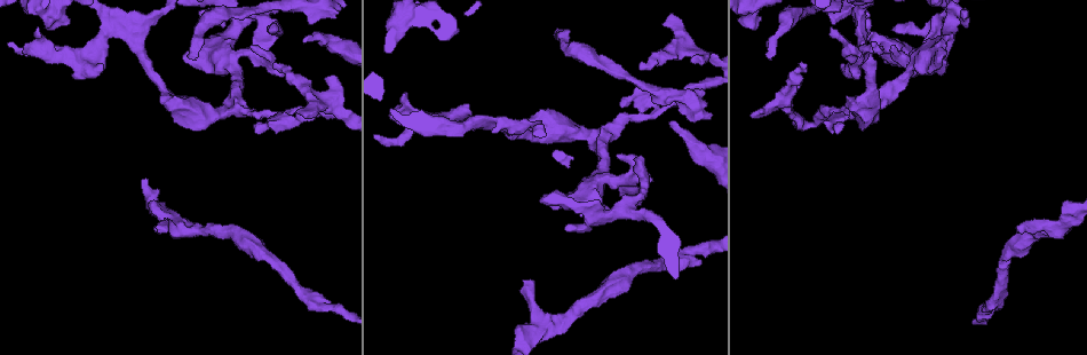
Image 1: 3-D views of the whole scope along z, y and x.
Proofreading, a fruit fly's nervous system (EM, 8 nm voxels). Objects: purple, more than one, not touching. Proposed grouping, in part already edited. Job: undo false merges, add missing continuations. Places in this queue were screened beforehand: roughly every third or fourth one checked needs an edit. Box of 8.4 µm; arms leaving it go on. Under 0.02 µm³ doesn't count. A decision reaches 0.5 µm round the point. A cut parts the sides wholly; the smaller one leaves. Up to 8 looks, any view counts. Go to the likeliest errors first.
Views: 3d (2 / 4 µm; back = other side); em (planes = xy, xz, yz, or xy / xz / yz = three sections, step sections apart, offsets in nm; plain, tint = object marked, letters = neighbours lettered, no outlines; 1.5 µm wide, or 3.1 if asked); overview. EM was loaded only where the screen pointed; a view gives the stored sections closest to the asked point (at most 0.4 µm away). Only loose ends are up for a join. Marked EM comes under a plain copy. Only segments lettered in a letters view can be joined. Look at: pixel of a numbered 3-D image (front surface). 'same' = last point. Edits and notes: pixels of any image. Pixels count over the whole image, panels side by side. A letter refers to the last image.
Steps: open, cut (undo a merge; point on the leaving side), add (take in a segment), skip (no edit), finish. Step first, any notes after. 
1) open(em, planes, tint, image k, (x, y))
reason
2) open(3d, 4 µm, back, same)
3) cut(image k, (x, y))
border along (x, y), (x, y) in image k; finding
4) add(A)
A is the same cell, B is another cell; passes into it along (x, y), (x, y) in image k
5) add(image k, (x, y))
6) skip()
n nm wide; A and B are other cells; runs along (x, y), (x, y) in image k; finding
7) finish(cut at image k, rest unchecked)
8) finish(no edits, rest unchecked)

open(em, planes, letters, image 1, (670, 124))
free end

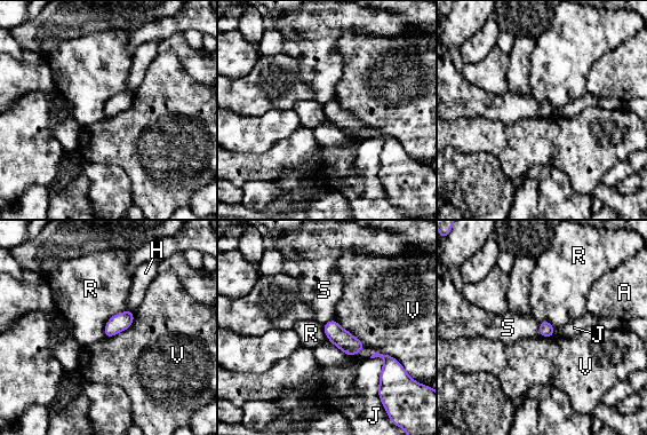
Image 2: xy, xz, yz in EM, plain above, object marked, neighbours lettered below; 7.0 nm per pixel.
skip()
A, H, J, R, S and V are other cells; border along (127, 309), (108, 321), (104, 335) in image 2; no lettered segment goes on from it

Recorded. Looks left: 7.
open(3d, 2 µm, image 1, (189, 58))
an open end

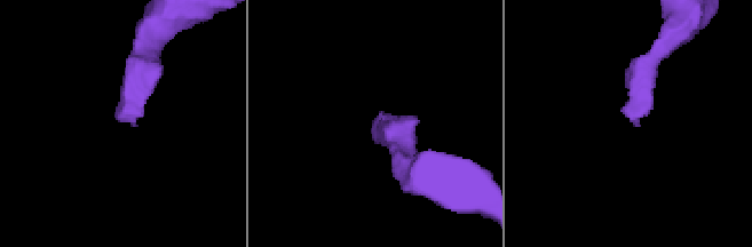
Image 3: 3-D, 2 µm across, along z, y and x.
open(em, xz, step 4, letters, image 3, (634, 121))
shape alone is not enough

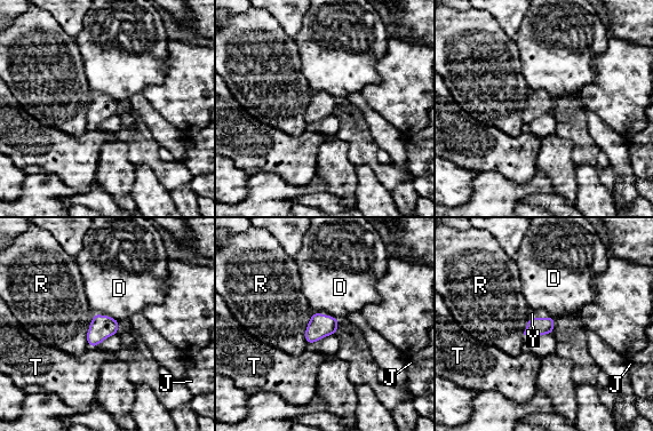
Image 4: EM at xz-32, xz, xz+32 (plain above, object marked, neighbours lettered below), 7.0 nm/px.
open(em, planes, letters, same)

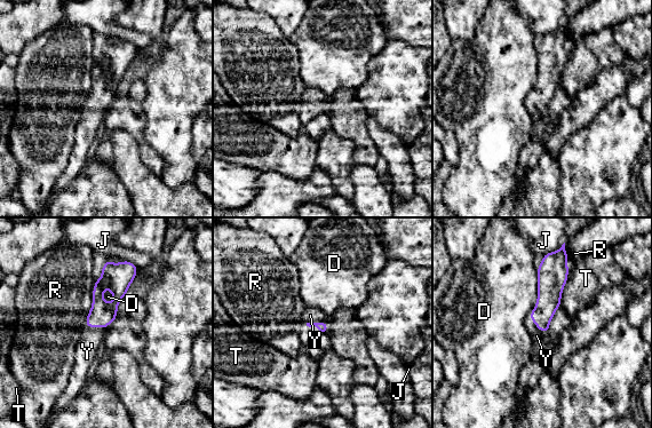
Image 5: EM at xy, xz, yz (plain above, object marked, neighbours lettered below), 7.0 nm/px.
add(Y)
Y is the same cell, D, J, R and T are other cells; passes into it along (321, 326), (316, 323), (310, 315) in image 5; it goes on there

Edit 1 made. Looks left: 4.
finish(add at image 5, rest unchecked)

